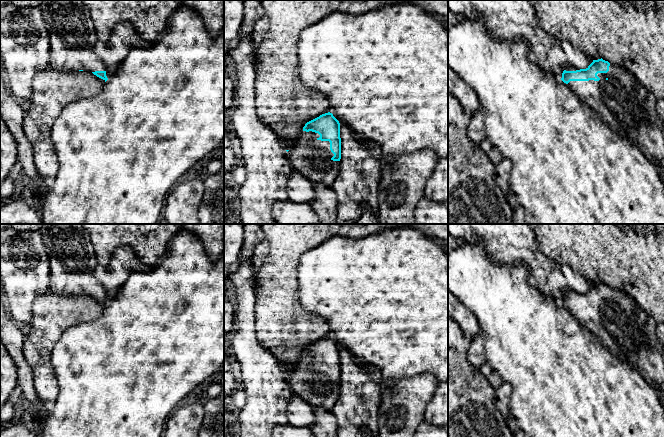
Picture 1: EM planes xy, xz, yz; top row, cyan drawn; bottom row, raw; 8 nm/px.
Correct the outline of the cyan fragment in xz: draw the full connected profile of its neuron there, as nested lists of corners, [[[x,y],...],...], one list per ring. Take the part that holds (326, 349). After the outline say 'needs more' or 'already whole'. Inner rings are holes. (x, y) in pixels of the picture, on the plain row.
[[[328,336],[307,346],[287,378],[293,394],[314,407],[331,410],[340,392],[339,345]]]; needs more

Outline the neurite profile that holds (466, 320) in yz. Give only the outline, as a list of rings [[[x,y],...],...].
[[[449,290],[448,317],[459,325],[462,333],[469,342],[471,342],[476,335],[481,333],[475,315],[467,309]]]

